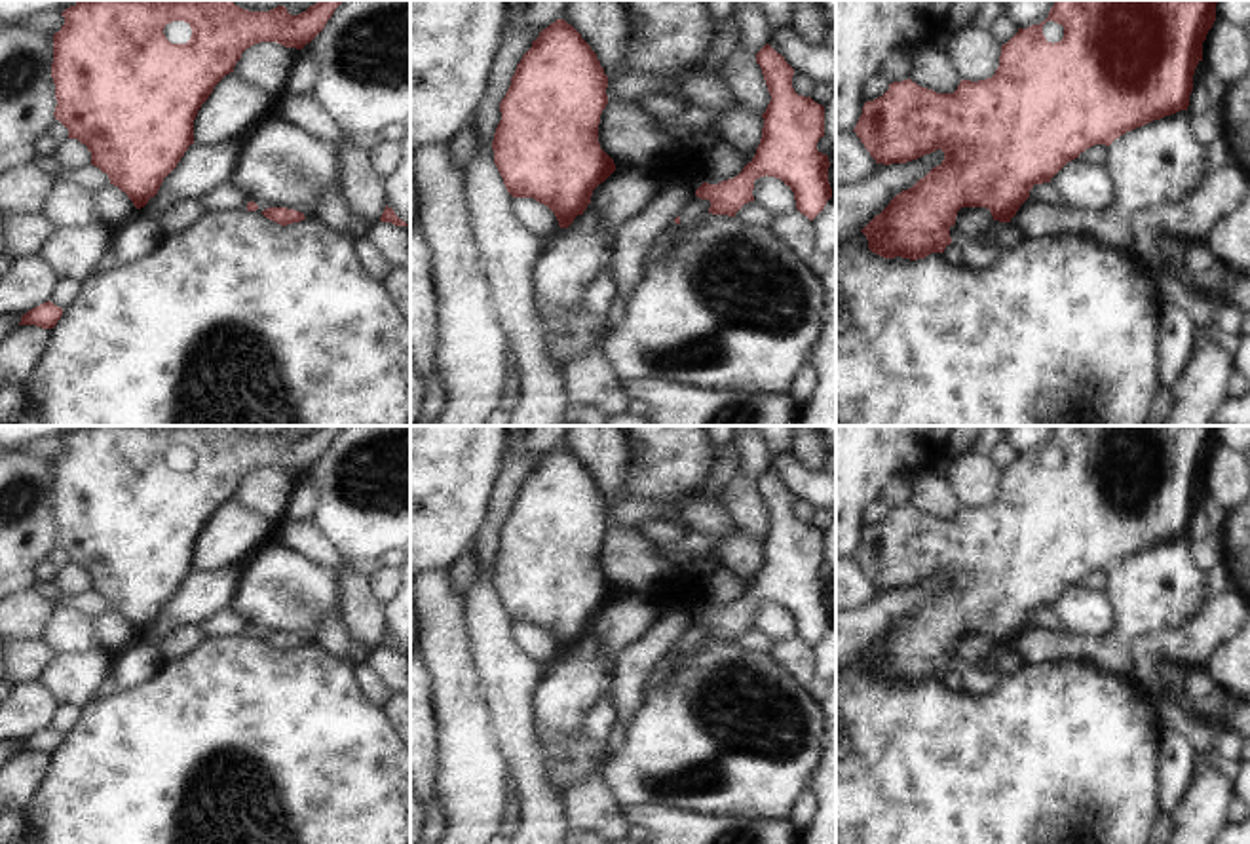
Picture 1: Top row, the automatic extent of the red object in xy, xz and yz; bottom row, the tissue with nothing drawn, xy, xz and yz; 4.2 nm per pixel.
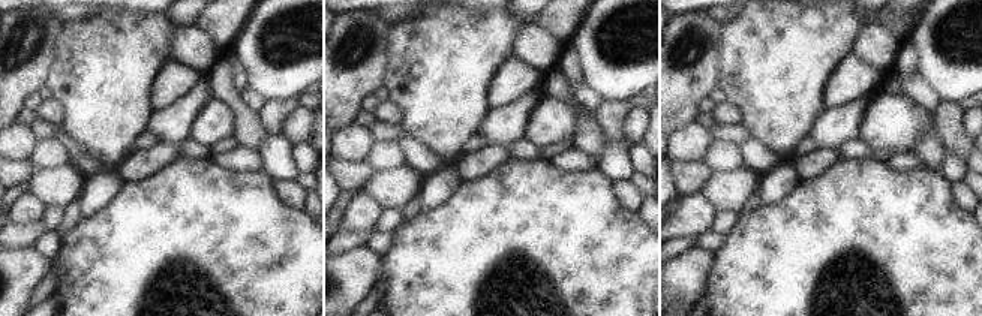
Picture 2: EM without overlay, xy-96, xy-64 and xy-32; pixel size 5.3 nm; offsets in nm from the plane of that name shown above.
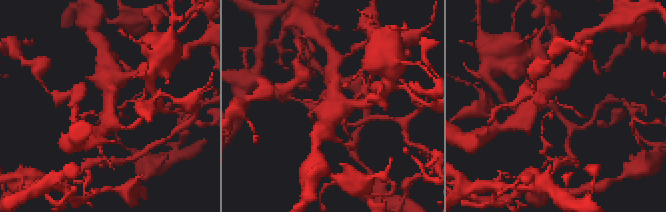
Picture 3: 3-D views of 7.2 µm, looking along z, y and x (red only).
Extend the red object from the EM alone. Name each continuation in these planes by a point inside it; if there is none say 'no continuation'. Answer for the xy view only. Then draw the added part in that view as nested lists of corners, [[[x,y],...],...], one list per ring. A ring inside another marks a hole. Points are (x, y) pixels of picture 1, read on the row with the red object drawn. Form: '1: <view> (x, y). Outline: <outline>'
no continuation.

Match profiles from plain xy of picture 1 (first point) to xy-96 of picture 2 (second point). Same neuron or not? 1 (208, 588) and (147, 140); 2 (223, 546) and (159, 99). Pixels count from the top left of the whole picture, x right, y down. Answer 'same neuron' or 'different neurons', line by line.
1: different neurons
2: same neuron

